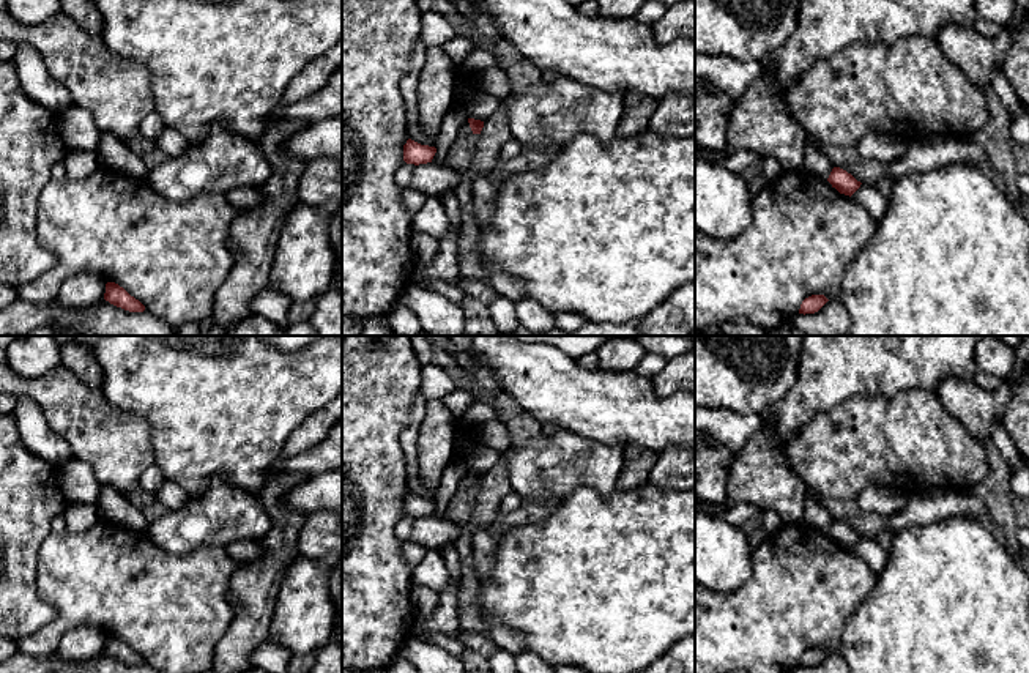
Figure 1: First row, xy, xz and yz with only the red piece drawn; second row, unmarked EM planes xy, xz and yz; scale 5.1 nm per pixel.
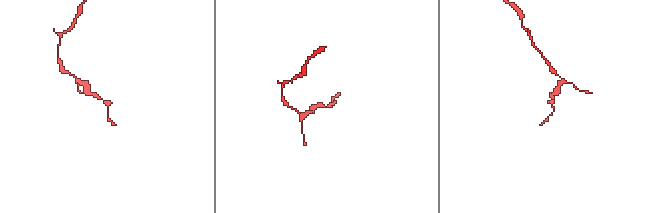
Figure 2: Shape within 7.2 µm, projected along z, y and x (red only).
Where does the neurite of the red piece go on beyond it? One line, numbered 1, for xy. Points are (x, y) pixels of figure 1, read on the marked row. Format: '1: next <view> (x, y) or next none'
1: next none

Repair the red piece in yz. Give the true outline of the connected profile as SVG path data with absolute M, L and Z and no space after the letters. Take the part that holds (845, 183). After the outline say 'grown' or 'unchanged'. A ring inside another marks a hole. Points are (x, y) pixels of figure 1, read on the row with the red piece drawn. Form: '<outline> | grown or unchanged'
M834 167L827 181L835 188L840 194L853 195L859 188L860 181L857 181L851 173L840 167Z | unchanged

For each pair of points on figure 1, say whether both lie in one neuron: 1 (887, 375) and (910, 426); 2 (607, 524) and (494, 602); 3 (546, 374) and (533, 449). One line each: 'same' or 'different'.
1: different
2: same
3: different

